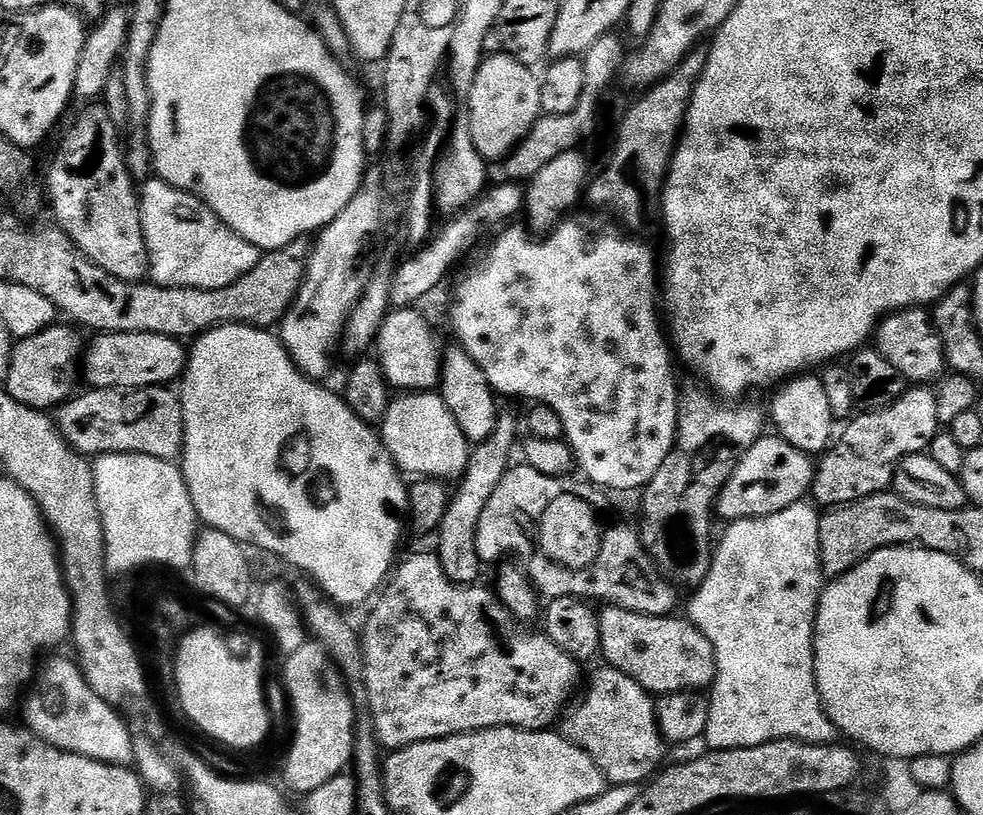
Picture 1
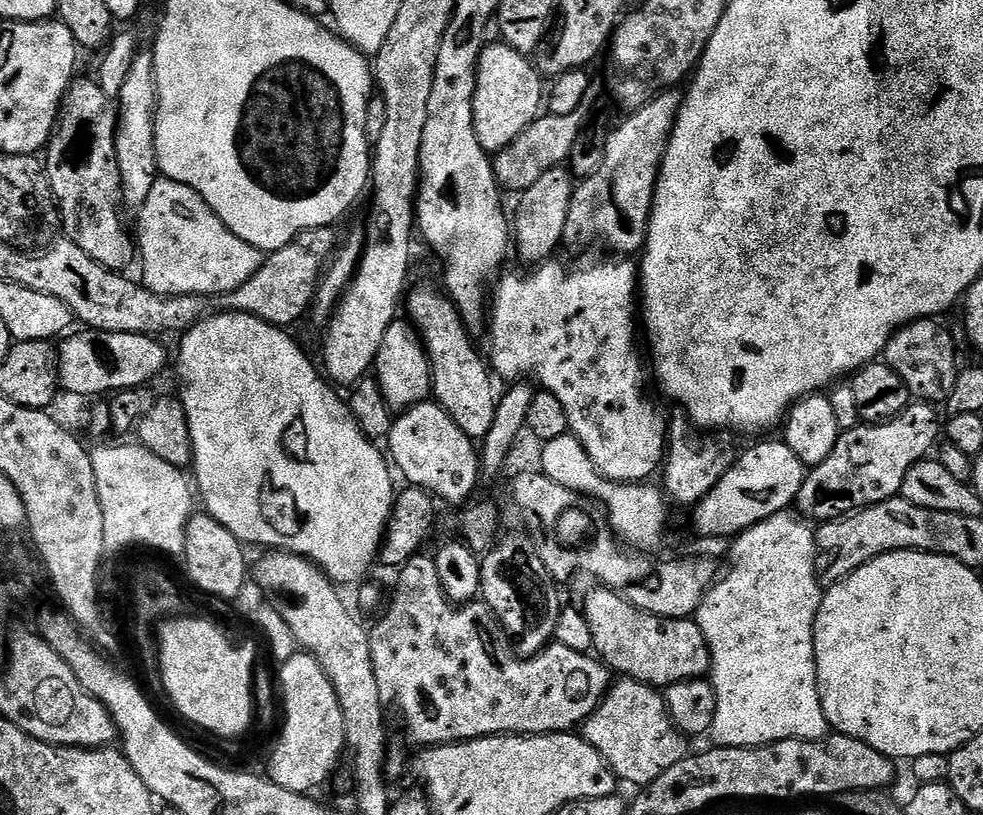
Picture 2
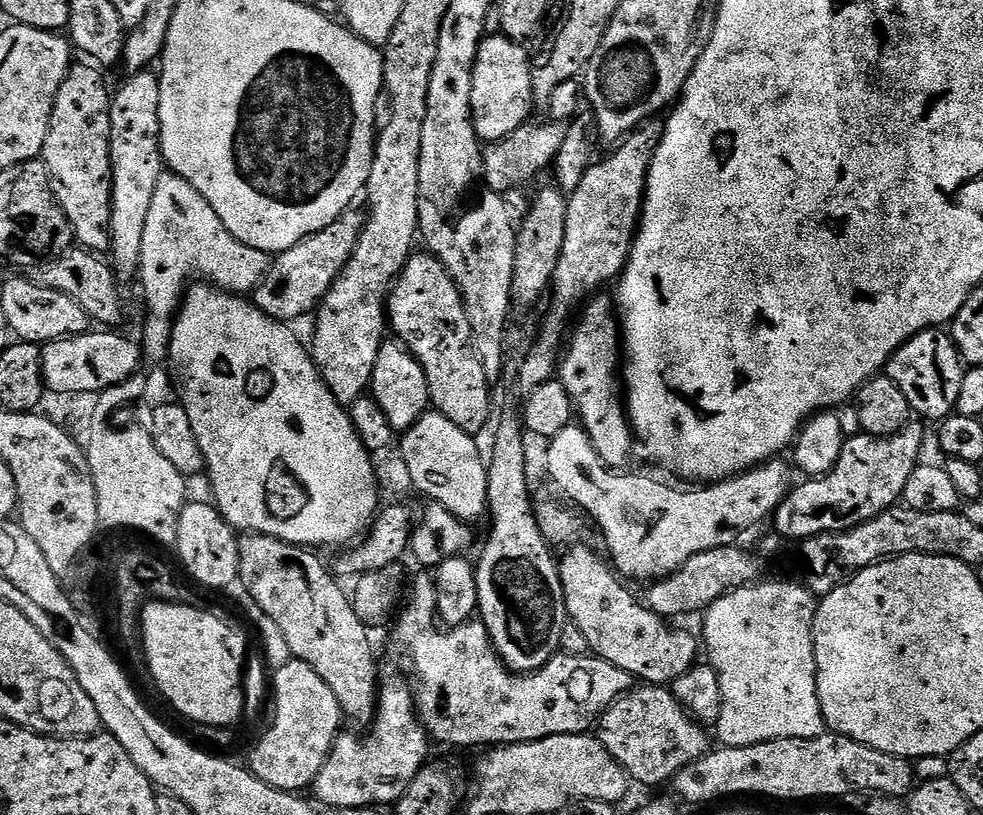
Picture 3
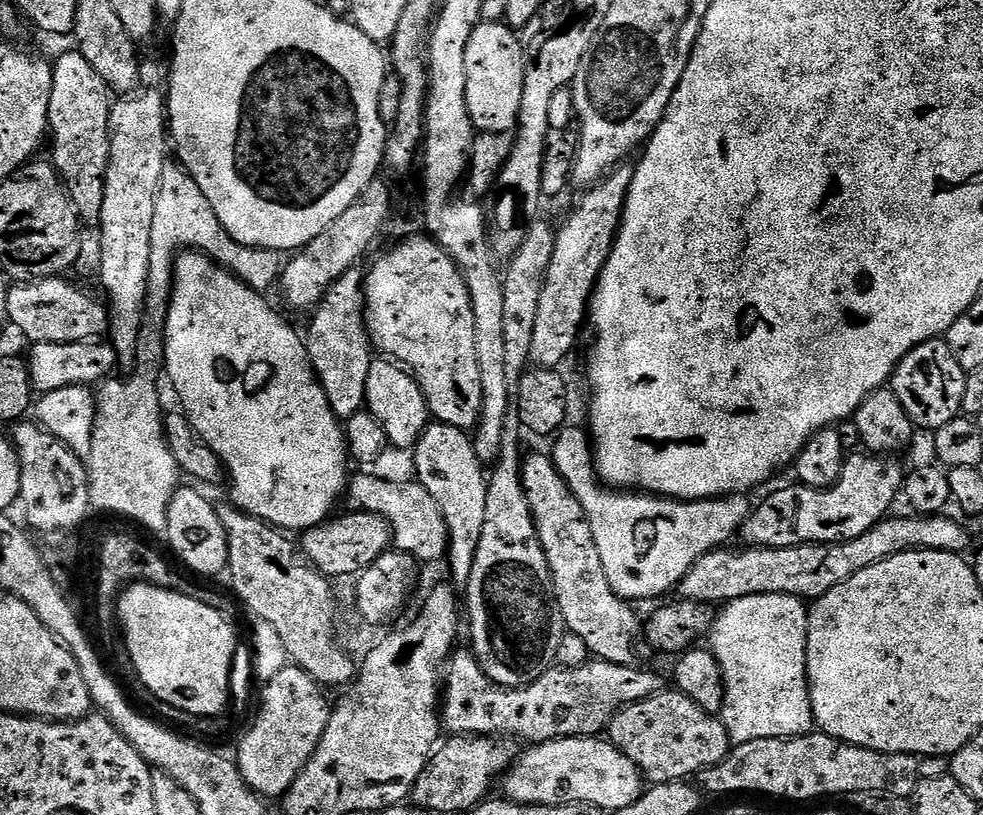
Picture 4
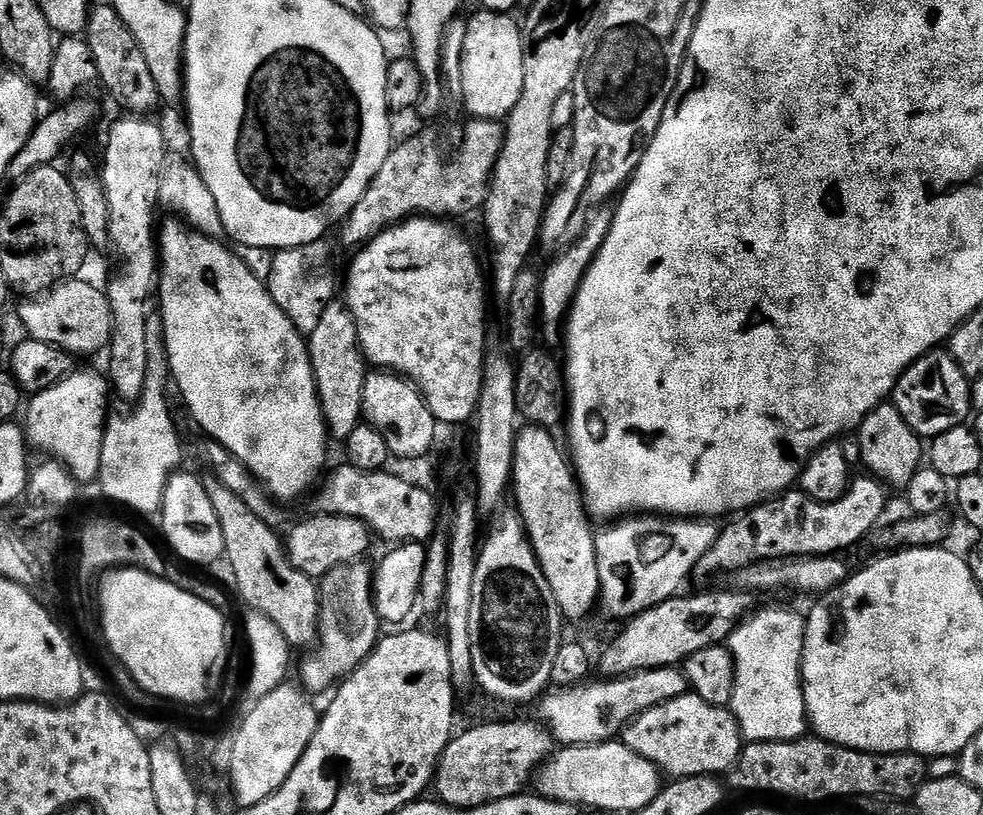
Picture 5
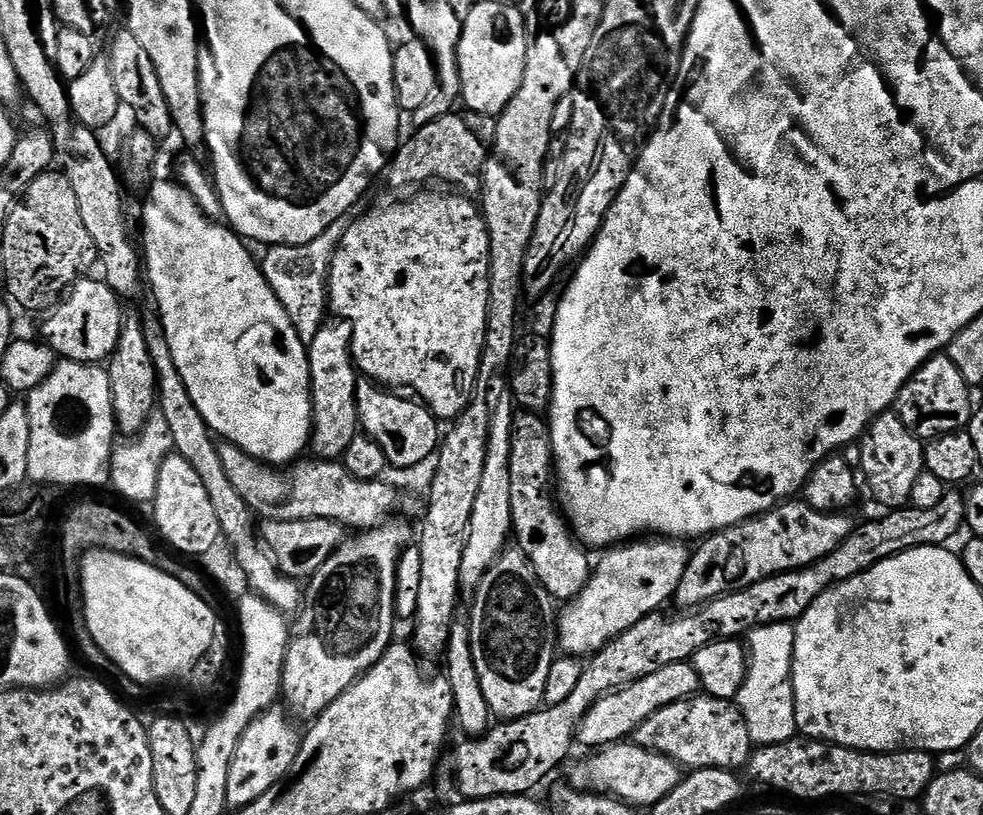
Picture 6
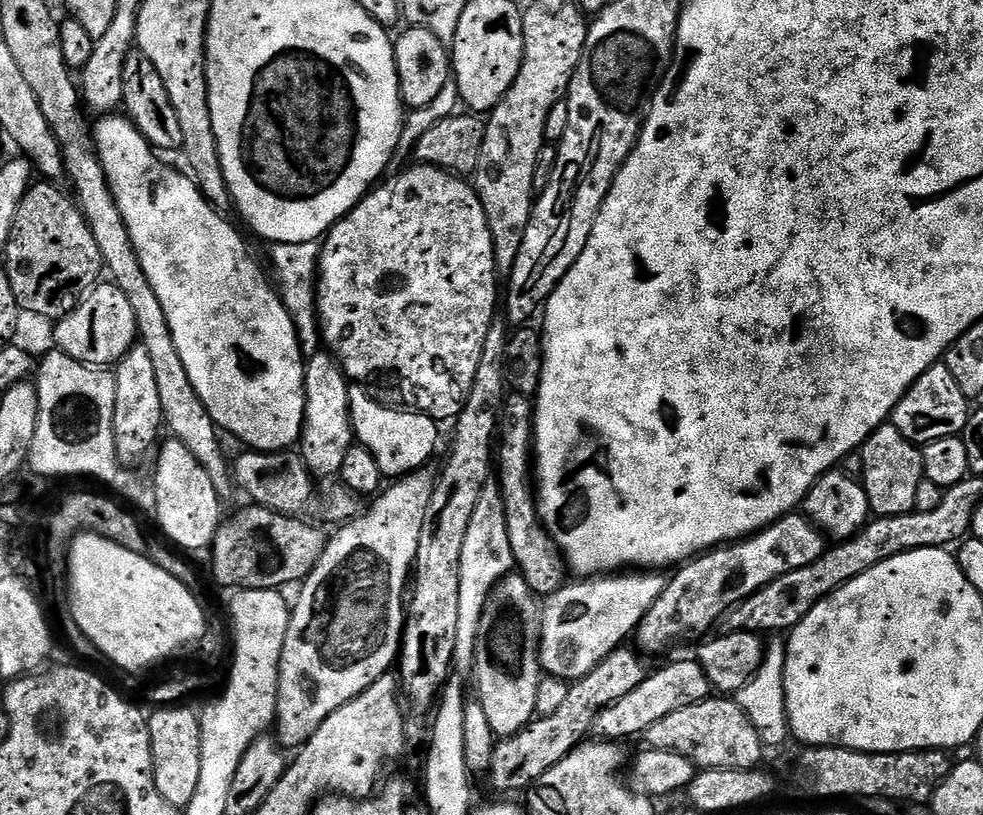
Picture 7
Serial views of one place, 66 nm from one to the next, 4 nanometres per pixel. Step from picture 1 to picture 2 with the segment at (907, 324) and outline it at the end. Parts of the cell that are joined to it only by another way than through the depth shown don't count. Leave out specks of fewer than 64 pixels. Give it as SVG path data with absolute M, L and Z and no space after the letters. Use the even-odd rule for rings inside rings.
M925 318L907 324L890 338L882 353L882 360L890 366L890 370L894 370L894 374L898 374L898 378L902 378L902 382L906 382L909 397L925 404L944 406L947 405L950 393L954 390L958 363L956 364L956 340L940 323L939 319Z

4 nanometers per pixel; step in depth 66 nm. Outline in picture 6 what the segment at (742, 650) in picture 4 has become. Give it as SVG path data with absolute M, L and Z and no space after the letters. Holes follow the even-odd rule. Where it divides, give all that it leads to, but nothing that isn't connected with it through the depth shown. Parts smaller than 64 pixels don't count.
M762 624L746 637L748 673L734 703L746 718L746 730L750 730L753 745L784 744L787 740L797 739L792 685L795 637L792 624Z

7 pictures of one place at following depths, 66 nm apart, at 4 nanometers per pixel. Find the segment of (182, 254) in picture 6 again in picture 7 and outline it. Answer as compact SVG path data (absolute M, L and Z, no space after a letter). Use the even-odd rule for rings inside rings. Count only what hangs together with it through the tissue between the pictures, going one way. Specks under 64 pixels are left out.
M104 114L99 119L100 121L94 124L94 141L96 152L104 167L104 173L108 175L108 186L112 191L112 198L120 211L122 222L126 222L130 242L142 262L142 270L146 274L146 278L150 278L150 286L154 286L154 294L158 294L158 302L162 302L162 310L166 310L166 322L170 322L174 346L178 346L178 358L182 358L182 366L186 366L186 374L190 374L190 382L194 386L198 398L202 398L217 429L237 436L249 449L258 452L283 452L291 449L299 441L300 431L304 429L304 407L306 406L304 365L306 359L299 346L294 322L291 321L291 316L278 295L277 289L273 287L270 280L270 285L268 285L263 270L256 265L255 258L248 253L248 248L244 245L243 238L236 233L235 226L220 217L223 215L208 203L191 175L185 174L183 171L180 173L176 168L164 168L163 162L159 160L161 157L157 155L147 138L136 129L136 125L128 119L127 115Z

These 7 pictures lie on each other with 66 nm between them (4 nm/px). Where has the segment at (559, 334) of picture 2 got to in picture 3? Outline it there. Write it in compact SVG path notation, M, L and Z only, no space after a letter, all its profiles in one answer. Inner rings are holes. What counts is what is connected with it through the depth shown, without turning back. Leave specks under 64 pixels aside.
M604 294L589 299L584 310L580 321L579 316L575 321L574 331L563 349L558 379L562 386L566 386L579 427L590 438L594 450L598 450L598 458L602 458L609 468L620 470L634 456L634 433L618 379L618 369L622 364L622 329L613 301L609 297L607 300Z

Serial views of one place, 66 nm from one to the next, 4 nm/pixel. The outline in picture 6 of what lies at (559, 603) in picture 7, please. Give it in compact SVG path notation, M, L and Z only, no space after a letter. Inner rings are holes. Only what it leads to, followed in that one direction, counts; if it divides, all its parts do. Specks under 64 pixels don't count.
M640 538L607 549L597 564L595 561L586 587L559 609L559 651L565 656L587 658L642 618L659 613L660 607L675 597L678 582L682 582L690 555L690 548L684 544L680 538Z

